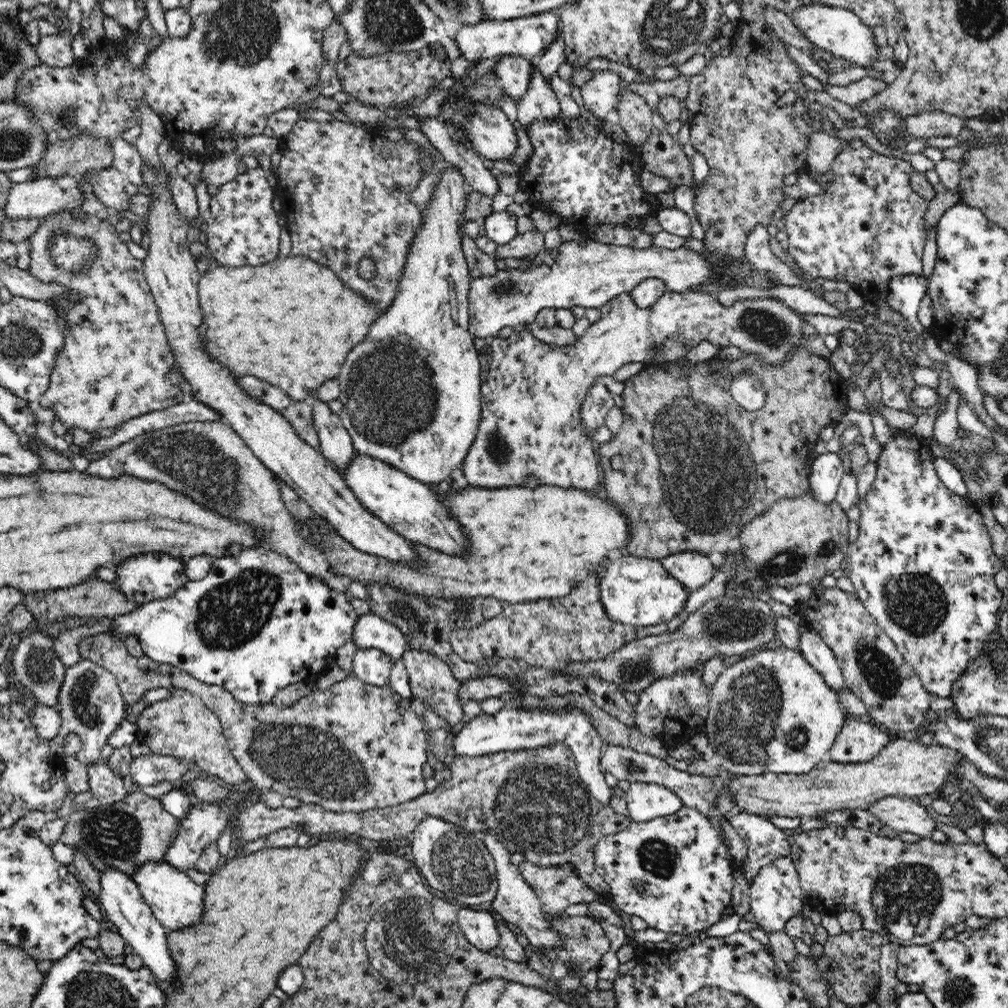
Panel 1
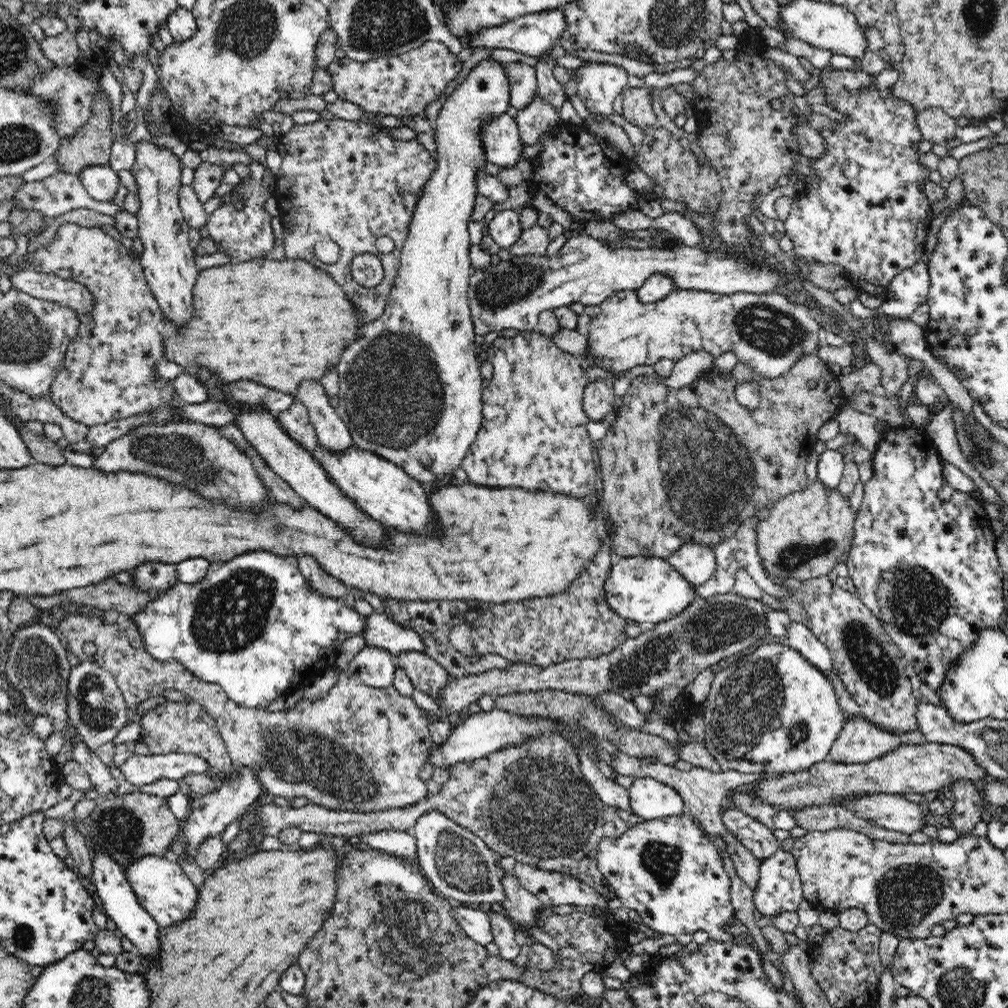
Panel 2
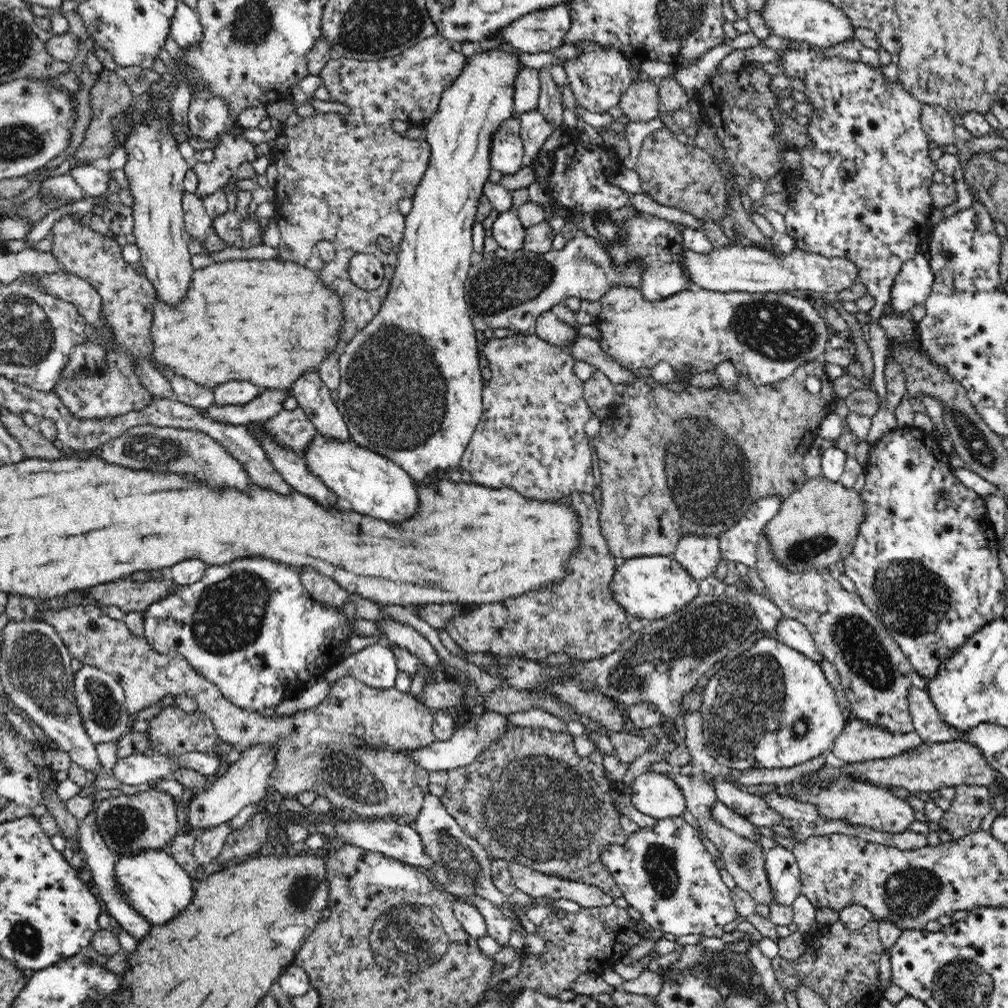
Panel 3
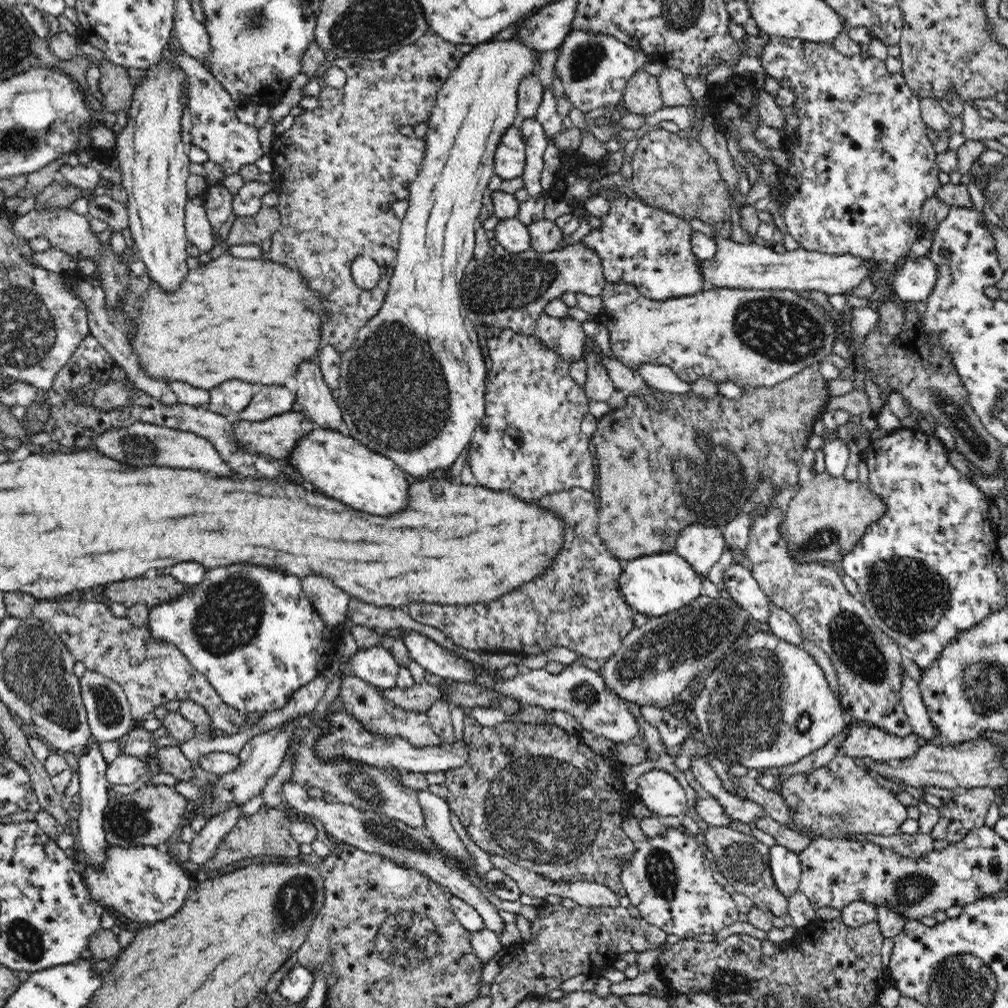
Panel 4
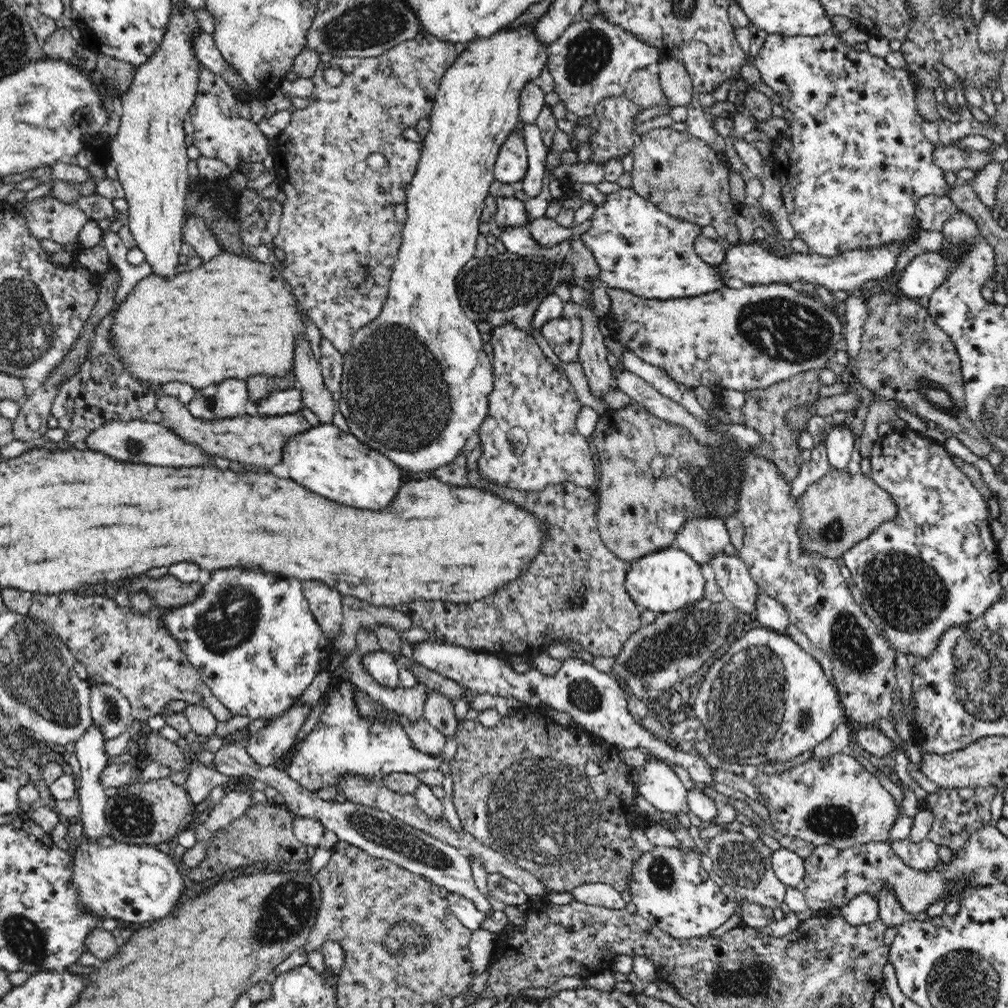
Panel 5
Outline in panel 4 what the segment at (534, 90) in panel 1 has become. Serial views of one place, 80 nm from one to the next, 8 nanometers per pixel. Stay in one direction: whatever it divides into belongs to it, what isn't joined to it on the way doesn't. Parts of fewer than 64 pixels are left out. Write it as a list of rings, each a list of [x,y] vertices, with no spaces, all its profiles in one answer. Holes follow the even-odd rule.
[[[536,117],[519,120],[518,127],[525,146],[525,170],[523,173],[525,189],[529,192],[530,197],[539,197],[544,194],[544,188],[540,184],[544,166],[542,154],[548,146],[549,138]]]

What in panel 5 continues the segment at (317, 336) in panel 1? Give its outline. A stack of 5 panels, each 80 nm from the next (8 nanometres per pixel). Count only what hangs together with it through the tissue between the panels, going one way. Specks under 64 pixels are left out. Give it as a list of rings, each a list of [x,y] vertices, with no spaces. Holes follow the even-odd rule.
[[[225,248],[212,260],[171,279],[154,273],[144,277],[118,308],[112,338],[118,342],[125,370],[134,379],[152,384],[183,382],[201,389],[231,378],[247,381],[258,375],[283,377],[293,368],[296,336],[306,334],[306,324],[296,306],[298,300],[292,288],[270,262],[236,255]]]

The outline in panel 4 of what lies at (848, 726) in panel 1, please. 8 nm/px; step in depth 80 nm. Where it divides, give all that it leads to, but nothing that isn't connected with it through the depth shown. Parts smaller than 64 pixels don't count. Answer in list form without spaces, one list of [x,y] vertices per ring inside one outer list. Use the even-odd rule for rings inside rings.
[[[855,722],[840,742],[840,754],[865,761],[886,762],[892,758],[908,758],[927,741],[916,733],[900,737],[867,723]]]

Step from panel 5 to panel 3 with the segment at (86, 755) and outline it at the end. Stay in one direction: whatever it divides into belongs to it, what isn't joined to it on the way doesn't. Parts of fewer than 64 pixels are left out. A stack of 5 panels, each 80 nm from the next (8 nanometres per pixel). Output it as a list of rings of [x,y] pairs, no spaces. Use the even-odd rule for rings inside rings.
[[[94,812],[90,813],[87,817],[80,820],[79,840],[81,840],[81,848],[86,853],[87,859],[84,861],[87,871],[91,874],[93,883],[99,892],[100,900],[104,903],[104,910],[108,912],[109,916],[115,918],[116,922],[120,924],[130,936],[133,936],[137,942],[140,942],[154,926],[148,922],[141,914],[138,914],[127,901],[127,898],[121,891],[121,884],[117,881],[115,873],[115,864],[117,856],[108,848],[104,839],[98,834],[96,829],[96,821],[94,821]]]

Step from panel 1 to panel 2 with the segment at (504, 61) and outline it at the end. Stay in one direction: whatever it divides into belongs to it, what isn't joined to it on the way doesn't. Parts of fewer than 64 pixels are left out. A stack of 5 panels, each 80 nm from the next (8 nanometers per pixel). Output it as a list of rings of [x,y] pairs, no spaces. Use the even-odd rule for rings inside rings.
[[[510,62],[504,66],[510,87],[511,106],[518,111],[531,104],[537,92],[535,68],[524,62]]]

